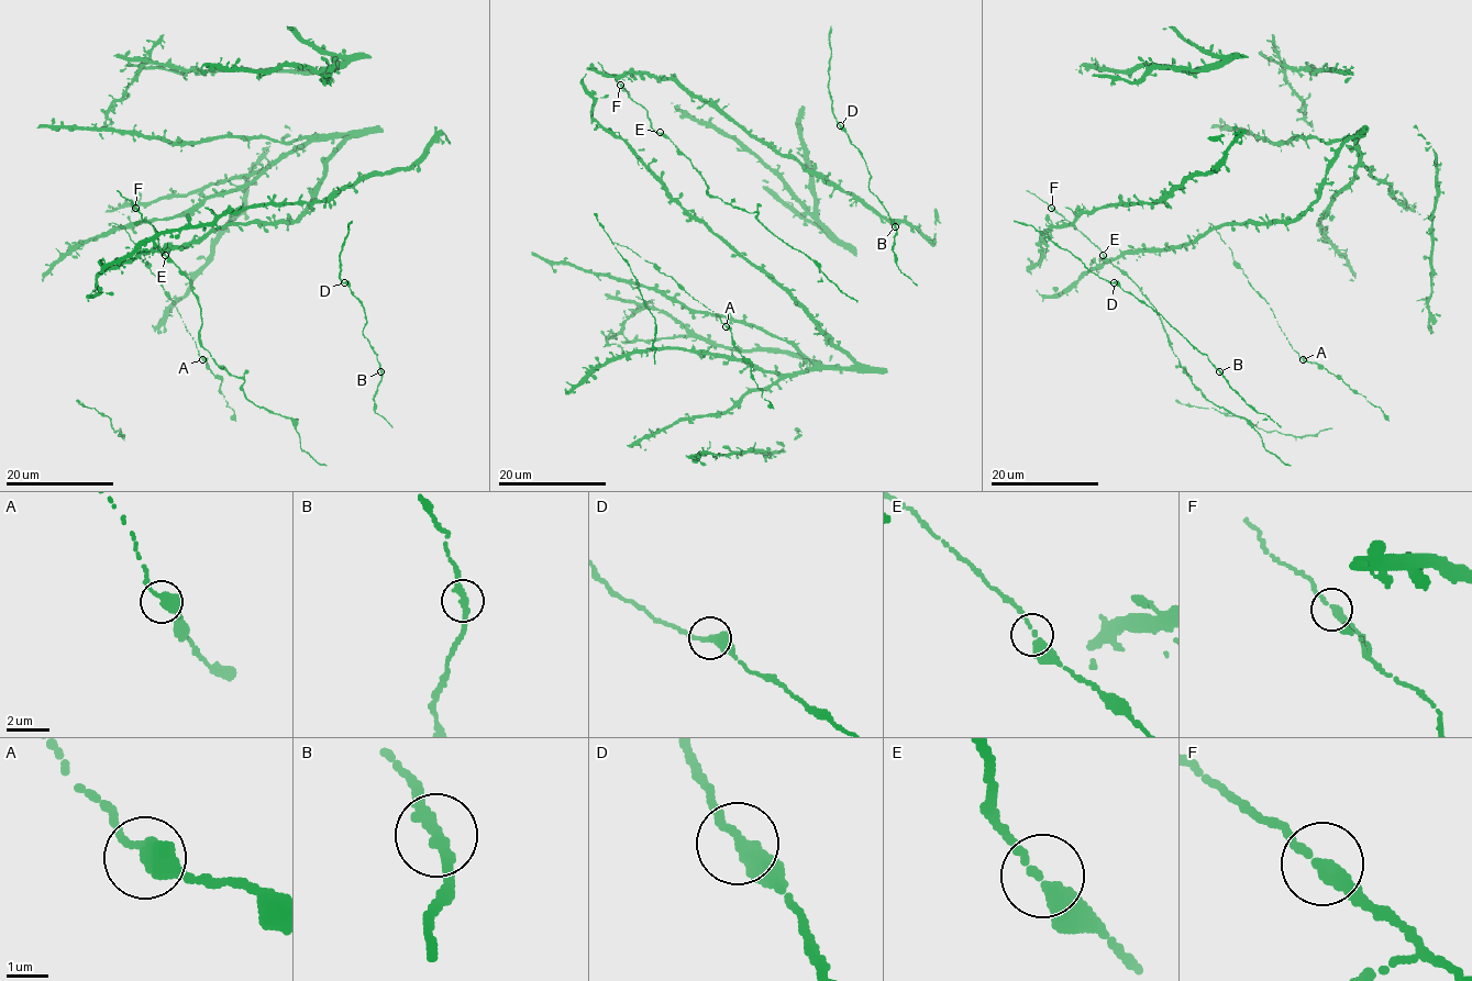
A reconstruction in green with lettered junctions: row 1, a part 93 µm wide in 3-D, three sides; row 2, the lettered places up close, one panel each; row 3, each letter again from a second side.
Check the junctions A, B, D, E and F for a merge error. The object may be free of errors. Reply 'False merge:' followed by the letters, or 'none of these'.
False merge: none of these

